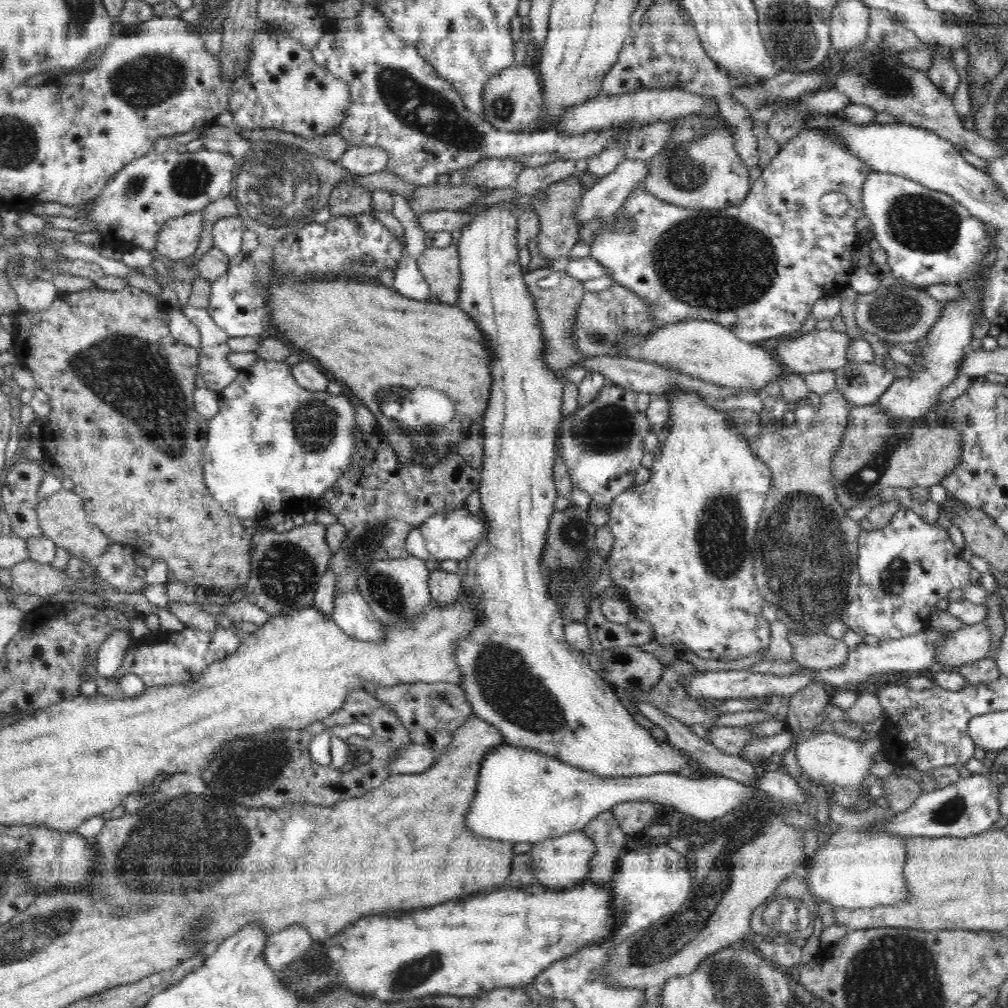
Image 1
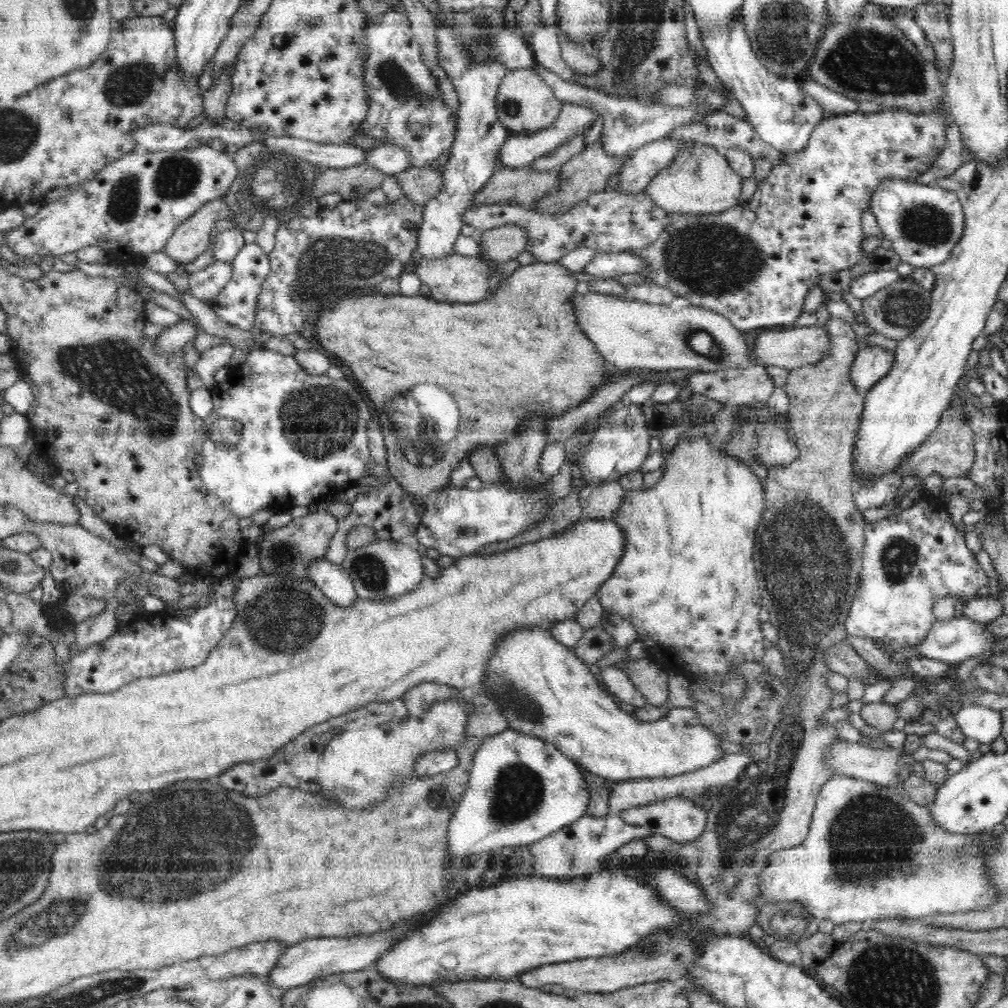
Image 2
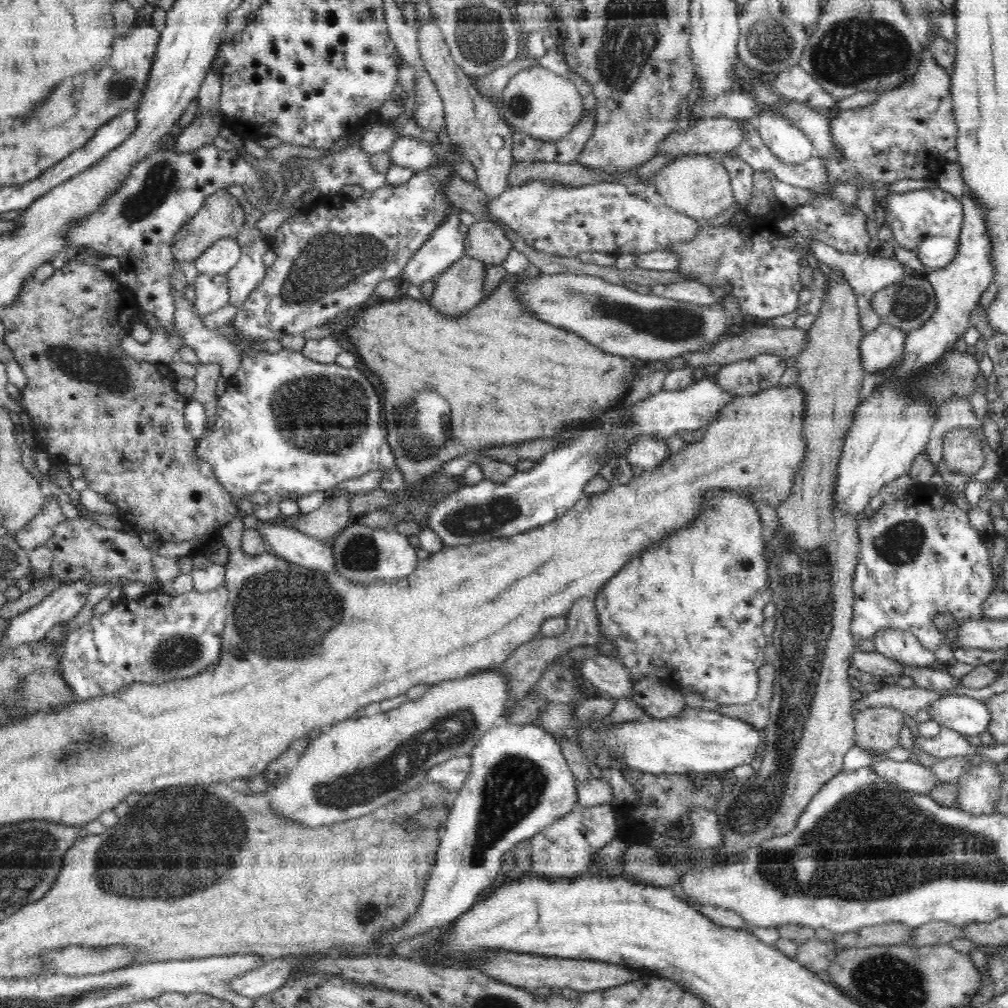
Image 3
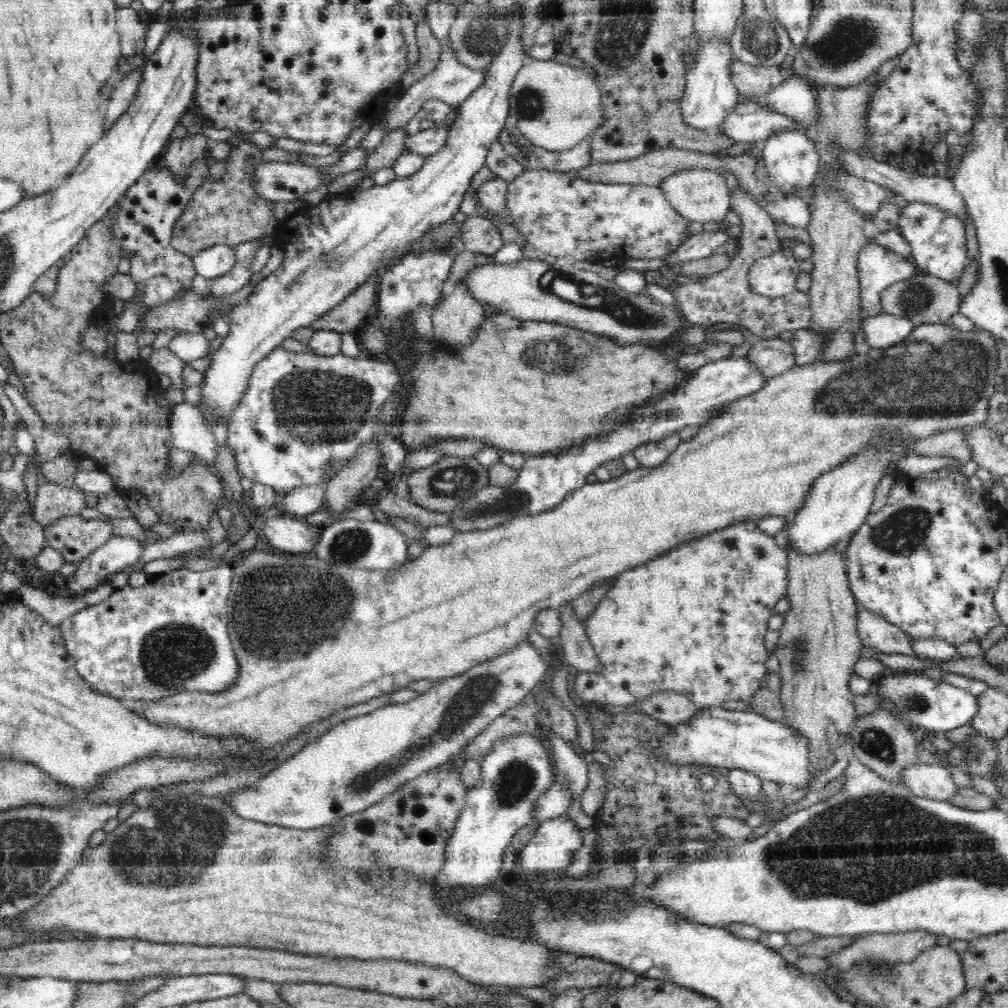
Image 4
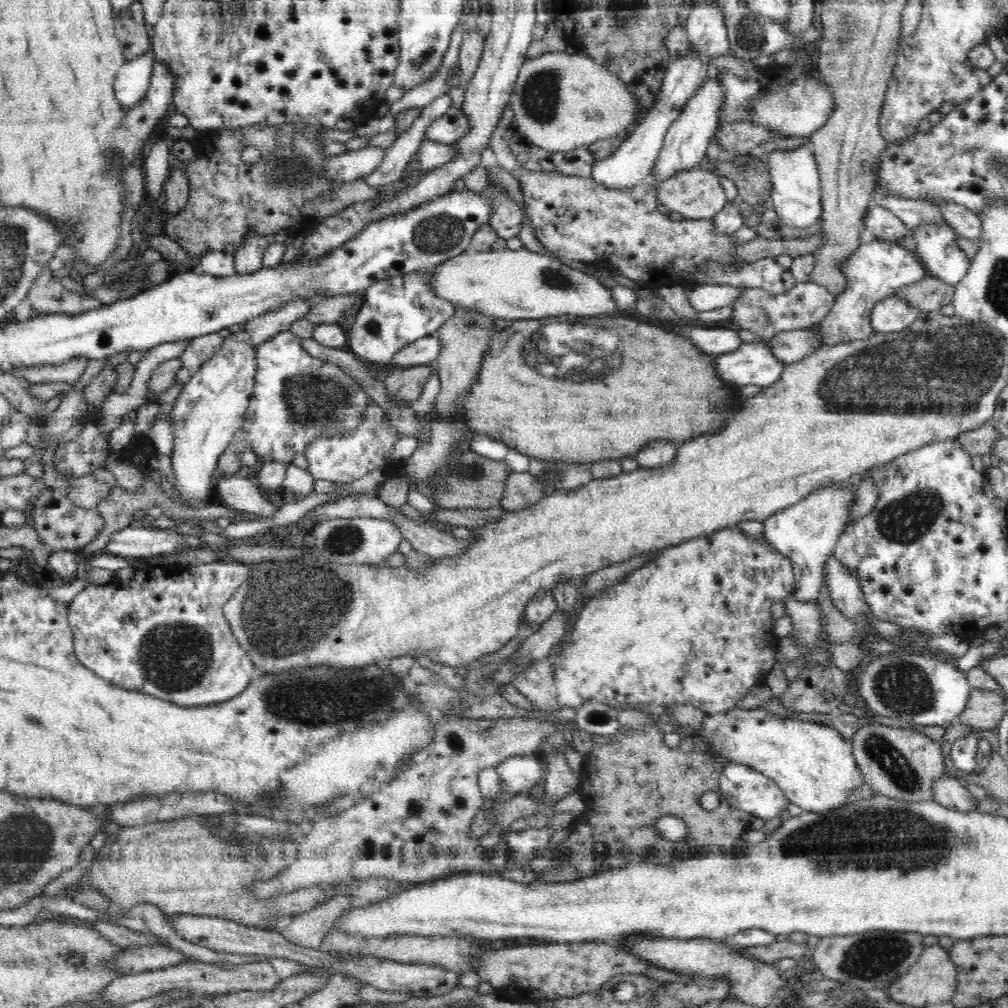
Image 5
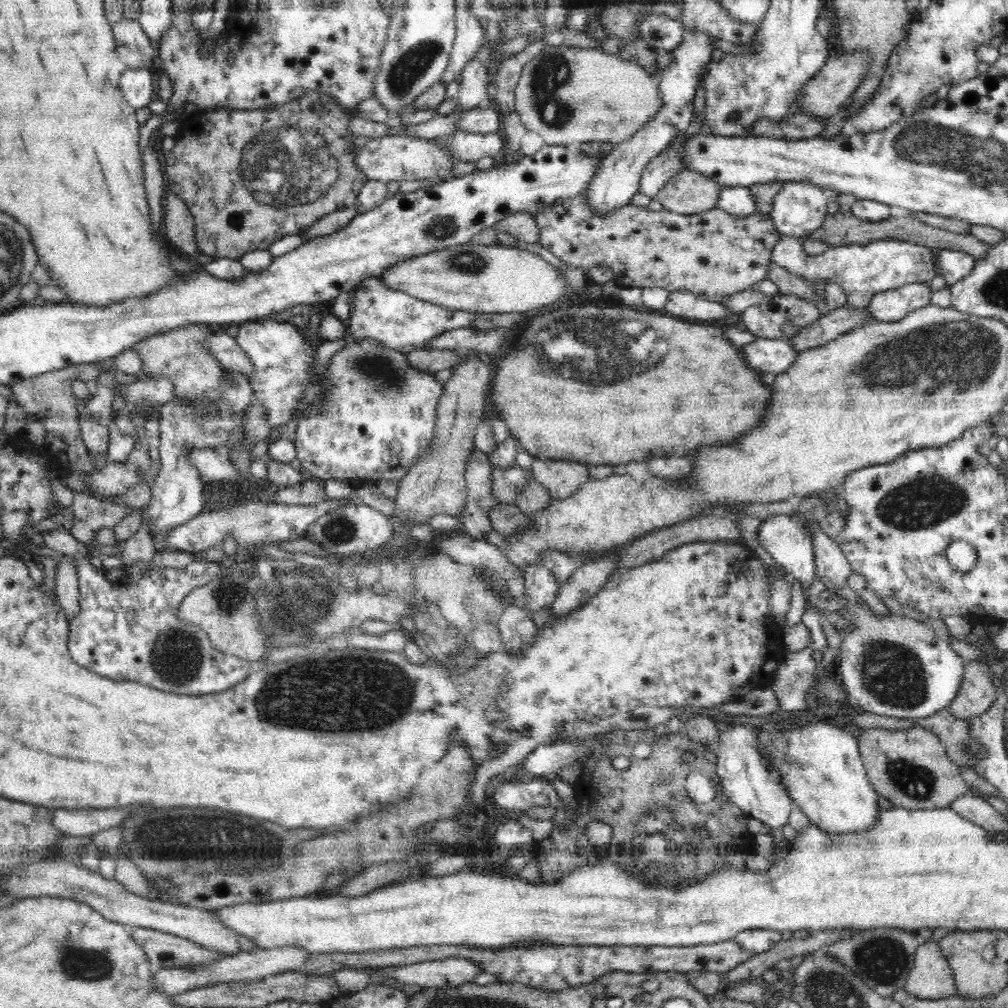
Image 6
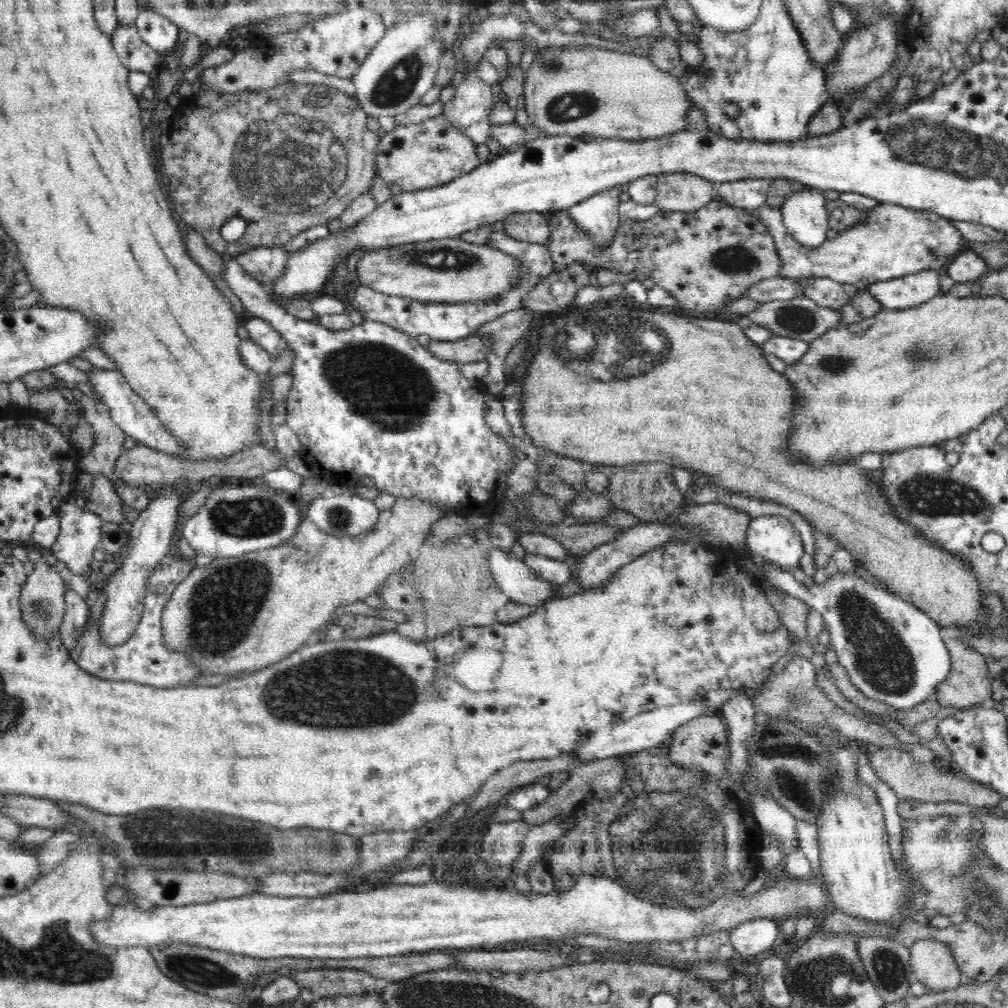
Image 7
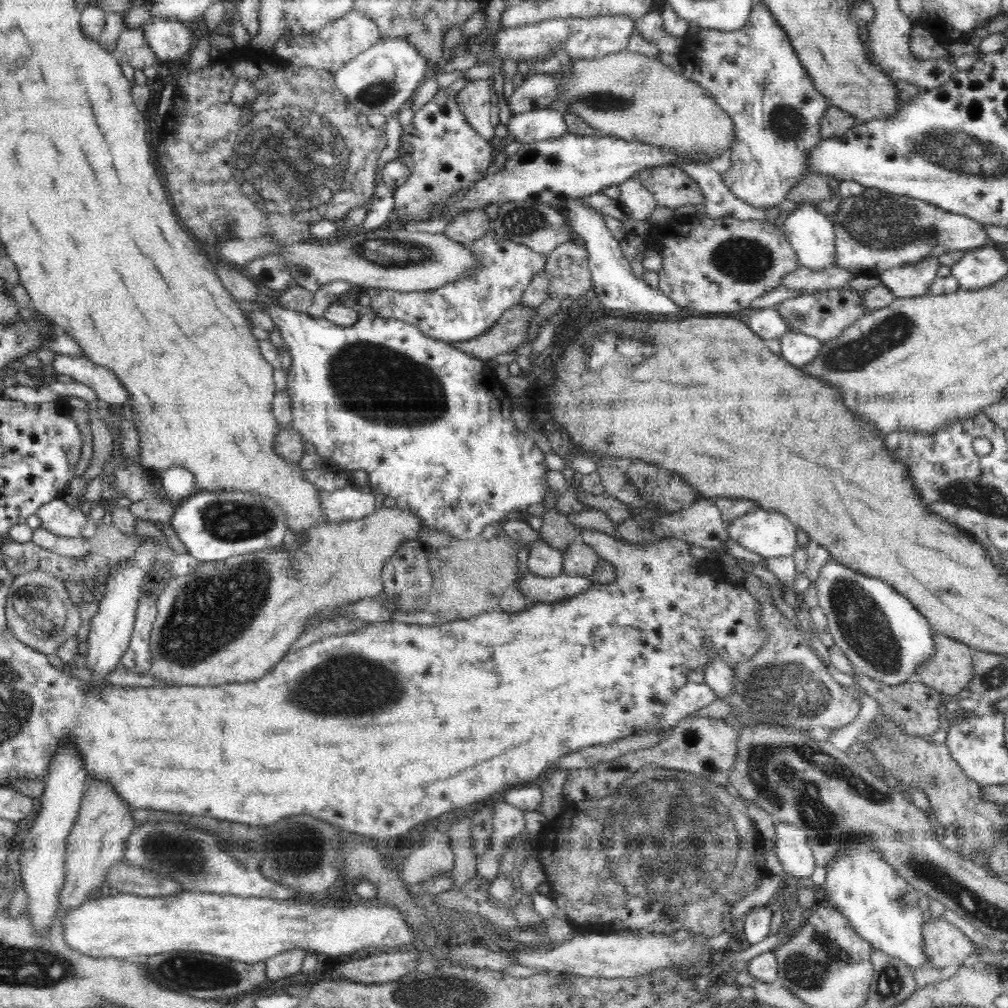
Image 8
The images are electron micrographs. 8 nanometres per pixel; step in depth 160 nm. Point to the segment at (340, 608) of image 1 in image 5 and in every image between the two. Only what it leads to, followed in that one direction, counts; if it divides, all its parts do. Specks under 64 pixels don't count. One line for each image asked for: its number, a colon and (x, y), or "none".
2: (333, 580)
3: (291, 545)
4: (288, 534)
5: (241, 494)

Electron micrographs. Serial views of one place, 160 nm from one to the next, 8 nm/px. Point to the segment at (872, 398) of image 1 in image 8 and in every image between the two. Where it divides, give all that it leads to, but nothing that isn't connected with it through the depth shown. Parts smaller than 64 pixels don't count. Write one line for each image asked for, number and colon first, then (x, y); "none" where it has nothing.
2: (871, 363)
3: (879, 348)
4: (883, 330)
5: (892, 314)
6: (893, 305)
7: (911, 290)
8: (908, 280)

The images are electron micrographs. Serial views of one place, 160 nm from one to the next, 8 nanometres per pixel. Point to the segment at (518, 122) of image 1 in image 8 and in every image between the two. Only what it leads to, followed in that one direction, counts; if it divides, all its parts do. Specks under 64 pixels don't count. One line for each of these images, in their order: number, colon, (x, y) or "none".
2: (524, 101)
3: (547, 106)
4: (556, 106)
5: (561, 101)
6: (567, 95)
7: (571, 91)
8: (627, 95)

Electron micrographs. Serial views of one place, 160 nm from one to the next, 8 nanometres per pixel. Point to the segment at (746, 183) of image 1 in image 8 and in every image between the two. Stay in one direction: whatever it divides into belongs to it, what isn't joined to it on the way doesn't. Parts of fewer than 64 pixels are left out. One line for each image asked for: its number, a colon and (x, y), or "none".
2: (699, 181)
3: (697, 186)
4: (699, 194)
5: (696, 193)
6: (687, 192)
7: (685, 192)
8: (671, 187)

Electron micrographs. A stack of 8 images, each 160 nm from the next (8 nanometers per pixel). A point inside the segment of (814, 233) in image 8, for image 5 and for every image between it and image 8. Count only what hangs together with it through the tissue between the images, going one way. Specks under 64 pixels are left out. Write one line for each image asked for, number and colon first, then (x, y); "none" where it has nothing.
5: (795, 195)
6: (800, 208)
7: (804, 214)

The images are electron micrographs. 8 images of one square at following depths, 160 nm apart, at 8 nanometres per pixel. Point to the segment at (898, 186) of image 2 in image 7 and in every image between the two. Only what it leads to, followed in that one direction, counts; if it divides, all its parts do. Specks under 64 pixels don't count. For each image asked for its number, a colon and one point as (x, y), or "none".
3: (928, 222)
4: (938, 245)
5: (935, 243)
6: (954, 265)
7: (966, 266)

